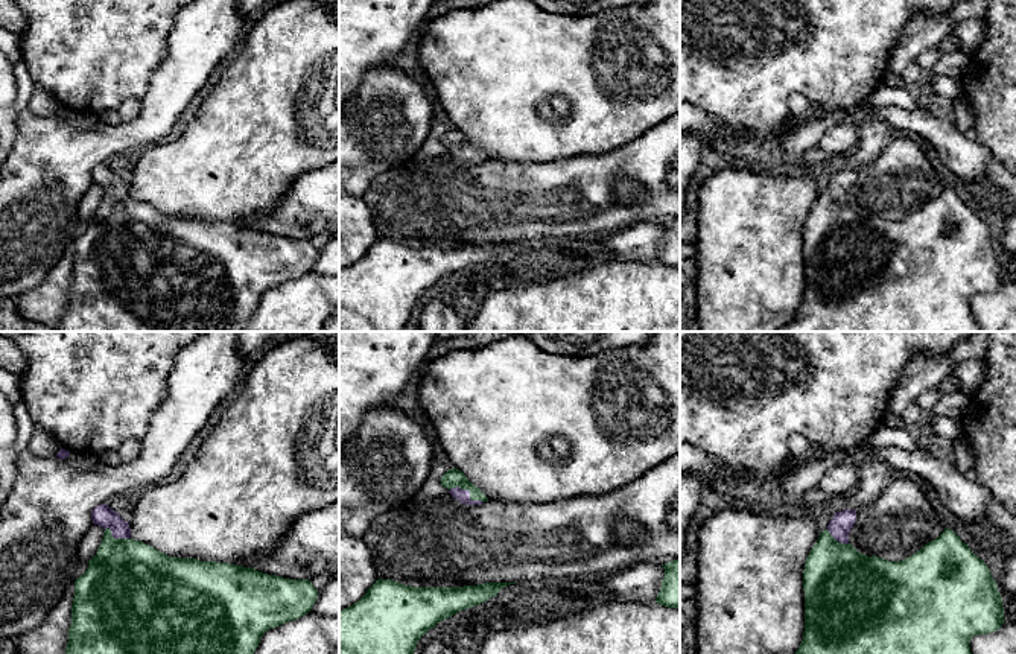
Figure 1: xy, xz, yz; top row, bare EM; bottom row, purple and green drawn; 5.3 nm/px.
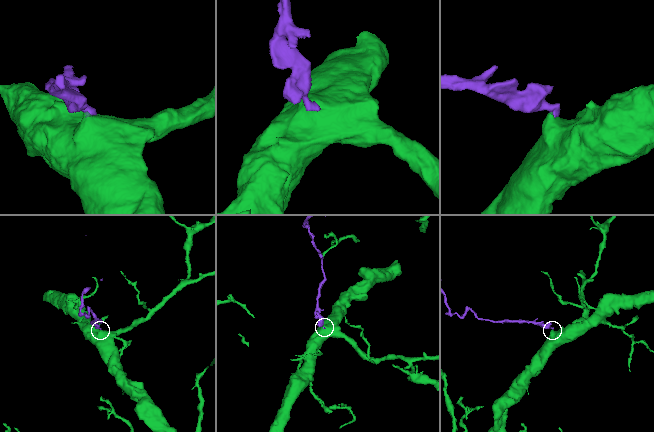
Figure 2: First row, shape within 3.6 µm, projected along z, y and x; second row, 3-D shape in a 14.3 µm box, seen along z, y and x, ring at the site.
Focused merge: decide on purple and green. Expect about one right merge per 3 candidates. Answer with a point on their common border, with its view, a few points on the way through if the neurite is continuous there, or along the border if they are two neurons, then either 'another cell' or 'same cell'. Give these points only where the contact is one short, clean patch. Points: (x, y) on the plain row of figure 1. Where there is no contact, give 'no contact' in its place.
meets purple in xz at (469, 151); runs through xz (463, 155), (469, 151), (452, 137); same cell

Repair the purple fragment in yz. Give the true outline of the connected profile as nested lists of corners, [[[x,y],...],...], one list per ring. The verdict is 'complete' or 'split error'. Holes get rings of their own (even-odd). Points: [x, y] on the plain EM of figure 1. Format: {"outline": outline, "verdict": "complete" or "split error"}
{"outline": [[[855,169],[835,172],[811,208],[803,230],[803,300],[791,322],[777,332],[979,332],[970,298],[998,290],[1005,281],[1002,257],[987,224],[948,187],[902,221],[867,216],[849,202],[855,181]]], "verdict": "split error"}

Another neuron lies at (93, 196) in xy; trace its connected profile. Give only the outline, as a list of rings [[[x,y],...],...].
[[[94,183],[88,187],[88,190],[82,196],[82,199],[79,202],[79,208],[78,208],[81,221],[91,219],[91,210],[97,208],[100,205],[102,198],[103,198],[103,190],[105,190],[103,187],[94,184]]]

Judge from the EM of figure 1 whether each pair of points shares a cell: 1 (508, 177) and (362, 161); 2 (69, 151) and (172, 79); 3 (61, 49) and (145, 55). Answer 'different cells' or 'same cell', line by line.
1: different cells
2: same cell
3: same cell

